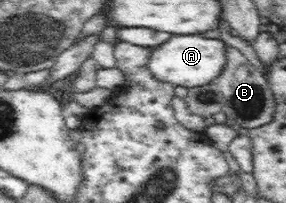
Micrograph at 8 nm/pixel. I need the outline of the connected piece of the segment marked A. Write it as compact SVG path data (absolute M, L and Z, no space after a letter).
M200 34L173 35L167 42L152 49L148 57L148 71L152 77L174 86L201 87L220 77L228 63L227 47L220 38L206 38Z

